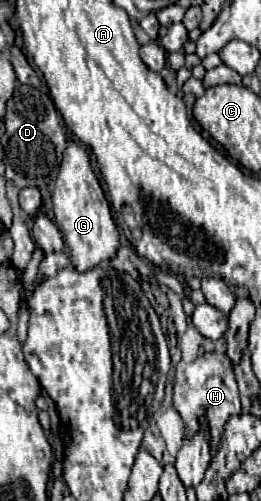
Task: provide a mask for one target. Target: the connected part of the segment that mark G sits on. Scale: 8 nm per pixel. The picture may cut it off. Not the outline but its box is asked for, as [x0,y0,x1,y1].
[51,142,119,272]

